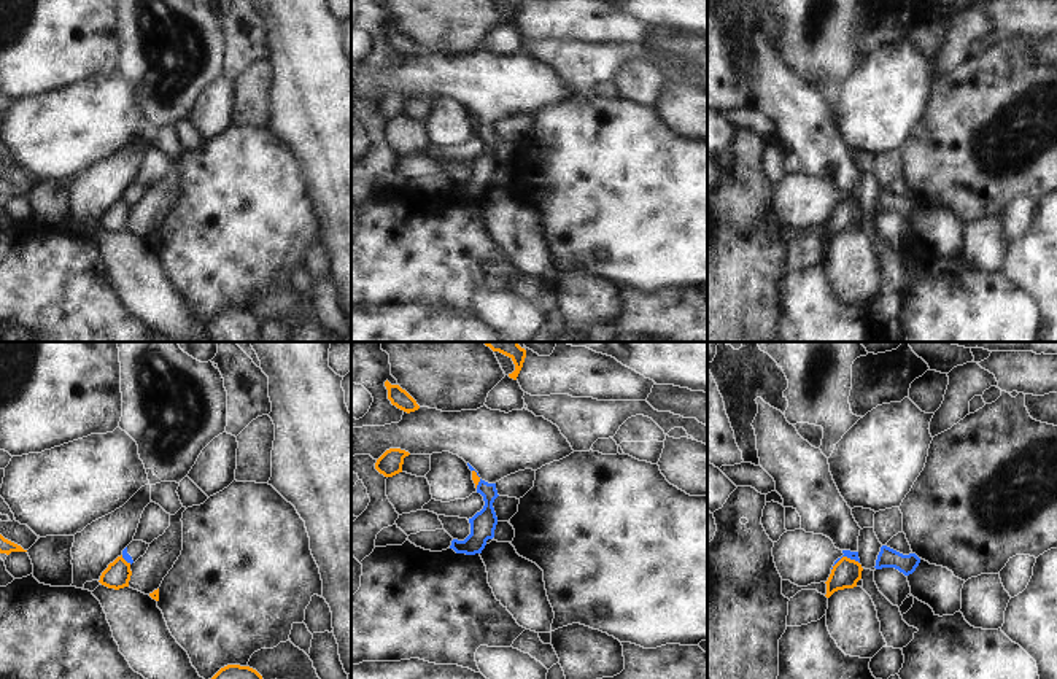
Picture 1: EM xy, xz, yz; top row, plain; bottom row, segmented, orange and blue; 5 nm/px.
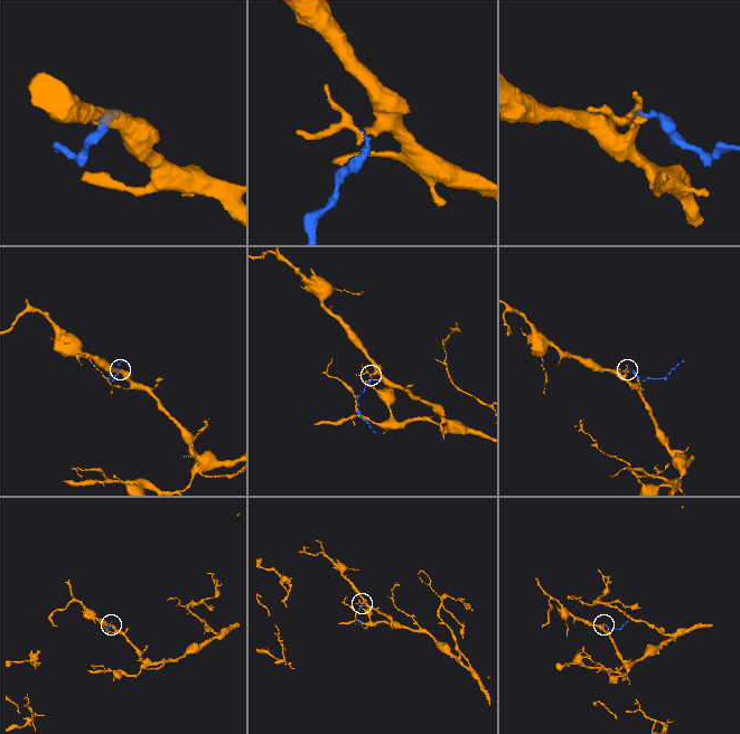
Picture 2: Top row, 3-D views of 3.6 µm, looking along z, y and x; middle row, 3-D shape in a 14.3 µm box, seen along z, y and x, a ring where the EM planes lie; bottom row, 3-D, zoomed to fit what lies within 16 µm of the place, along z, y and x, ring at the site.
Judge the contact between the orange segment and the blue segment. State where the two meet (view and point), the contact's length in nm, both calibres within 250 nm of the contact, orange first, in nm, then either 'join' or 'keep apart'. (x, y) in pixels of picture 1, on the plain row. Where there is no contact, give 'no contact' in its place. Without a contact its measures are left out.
contact yz (844, 201); length 150 nm; calibres 150 and 50 nm; keep apart

